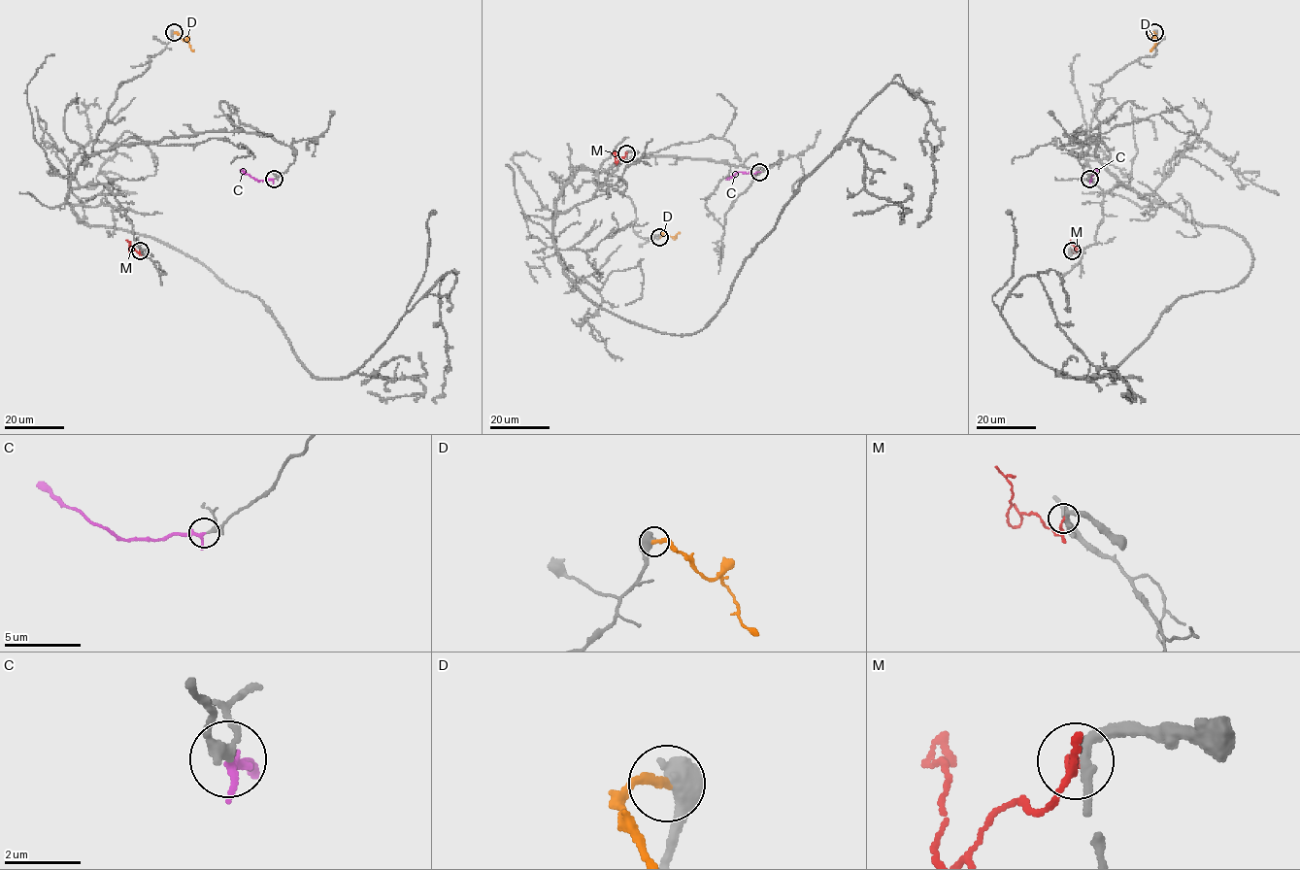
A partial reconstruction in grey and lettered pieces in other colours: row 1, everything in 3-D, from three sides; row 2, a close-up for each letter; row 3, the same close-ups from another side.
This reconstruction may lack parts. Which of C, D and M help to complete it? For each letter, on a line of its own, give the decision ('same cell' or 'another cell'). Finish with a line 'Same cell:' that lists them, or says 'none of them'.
C: same cell
D: another cell
M: another cell
Same cell: C

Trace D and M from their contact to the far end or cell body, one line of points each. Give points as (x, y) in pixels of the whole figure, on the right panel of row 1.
D: (1154, 33), (1151, 36), (1156, 42), (1150, 50)
M: (1072, 250), (1074, 253), (1076, 250), (1081, 251), (1070, 240)

